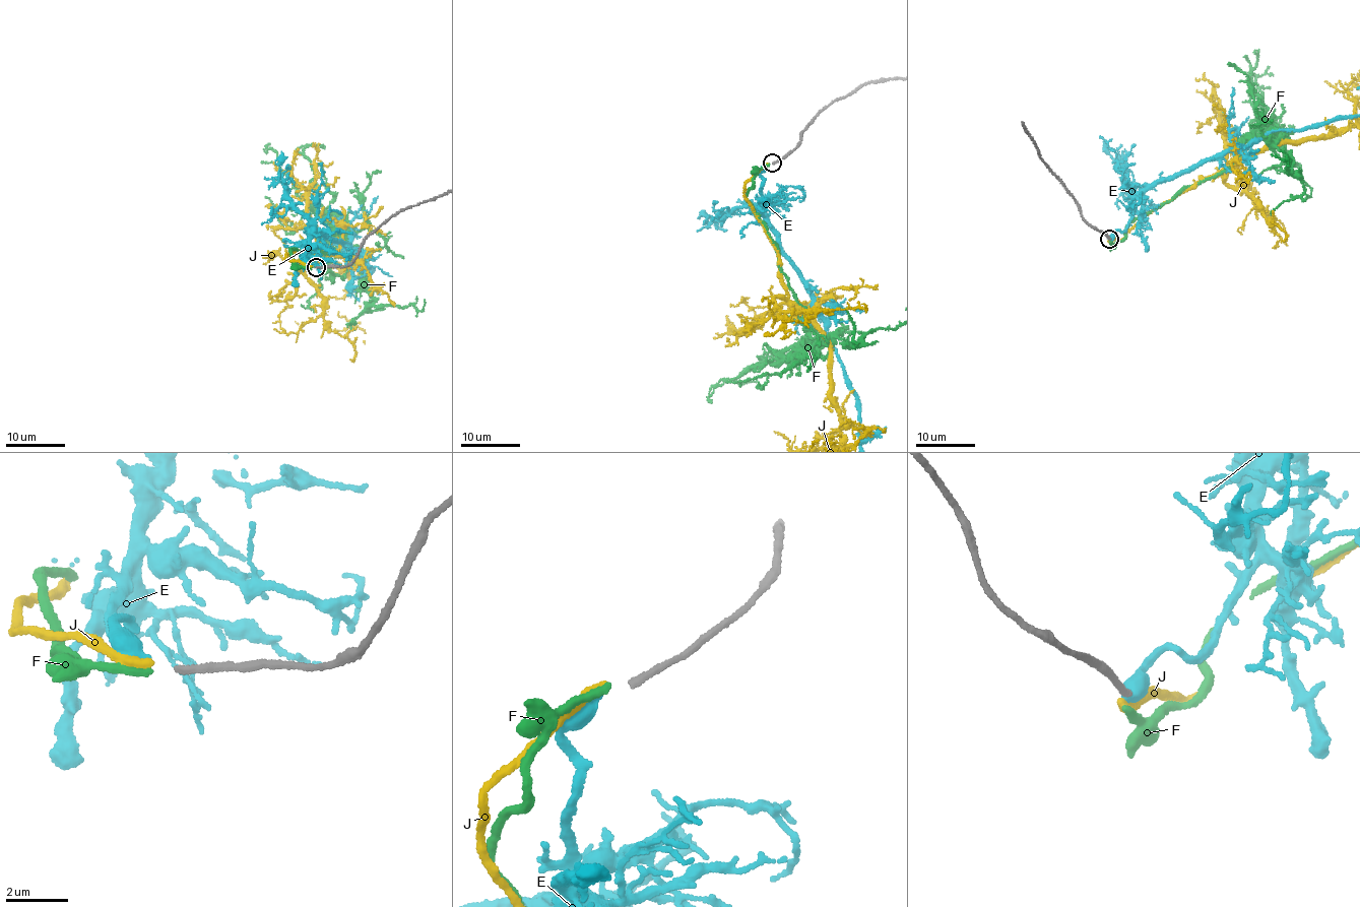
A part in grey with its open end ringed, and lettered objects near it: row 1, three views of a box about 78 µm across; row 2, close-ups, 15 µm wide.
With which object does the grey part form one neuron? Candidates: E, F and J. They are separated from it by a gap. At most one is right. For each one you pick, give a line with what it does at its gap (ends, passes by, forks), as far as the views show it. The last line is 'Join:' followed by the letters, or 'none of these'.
Join: none of these

